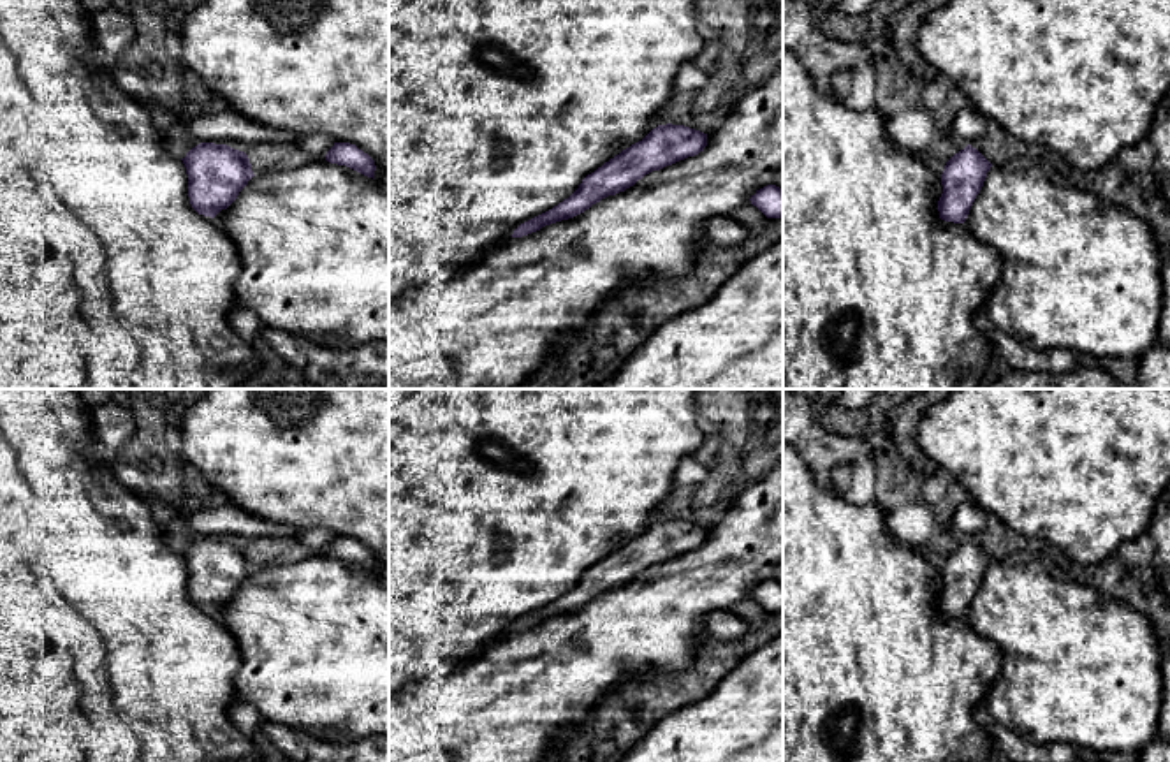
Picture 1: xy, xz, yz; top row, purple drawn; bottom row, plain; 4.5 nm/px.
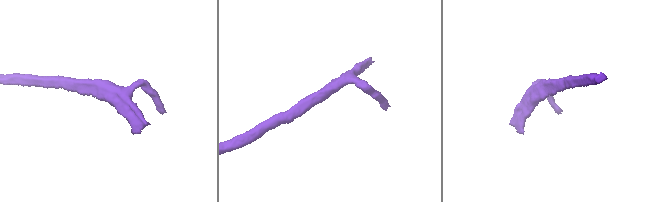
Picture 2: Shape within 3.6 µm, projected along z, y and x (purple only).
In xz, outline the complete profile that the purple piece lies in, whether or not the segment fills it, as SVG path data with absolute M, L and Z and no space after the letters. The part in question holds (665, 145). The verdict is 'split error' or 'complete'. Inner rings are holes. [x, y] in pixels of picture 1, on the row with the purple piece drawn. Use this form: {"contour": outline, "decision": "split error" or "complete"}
{"contour": "M672 123L658 125L642 141L588 174L568 199L521 223L512 238L523 238L545 225L574 218L602 199L633 187L646 174L698 155L706 146L707 134L700 130Z", "decision": "complete"}

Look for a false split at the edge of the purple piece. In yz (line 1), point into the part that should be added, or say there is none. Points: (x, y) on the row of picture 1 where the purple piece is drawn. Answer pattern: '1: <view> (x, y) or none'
1: none

